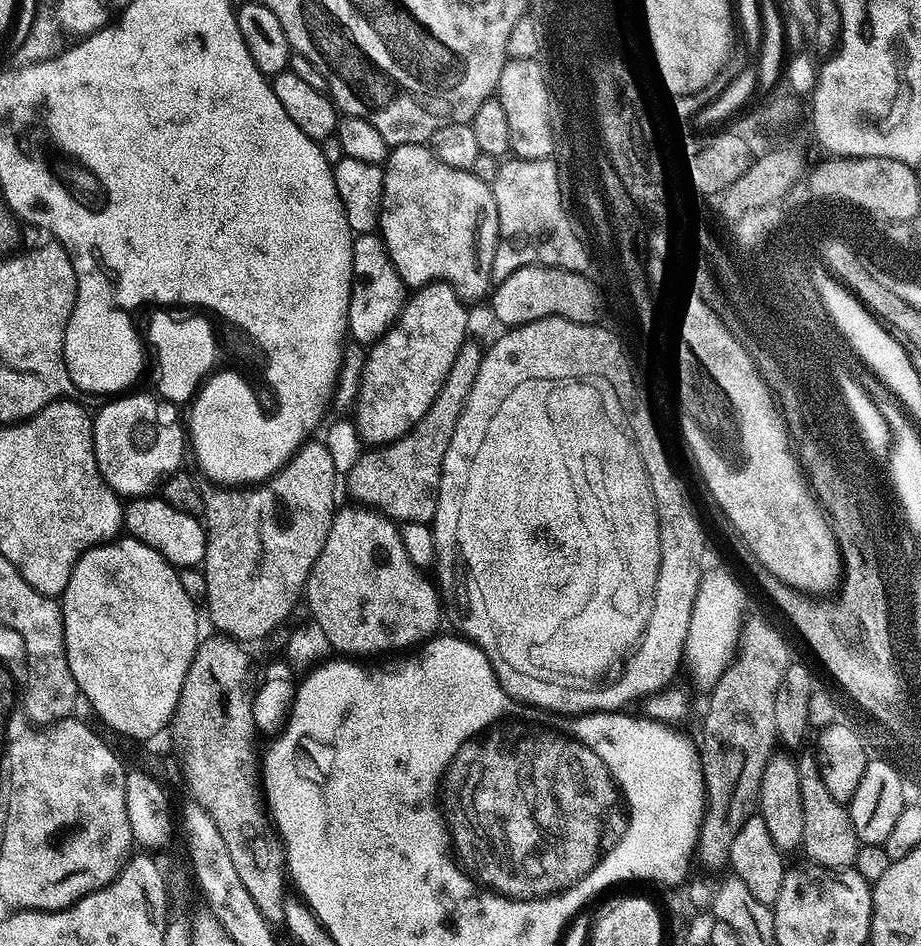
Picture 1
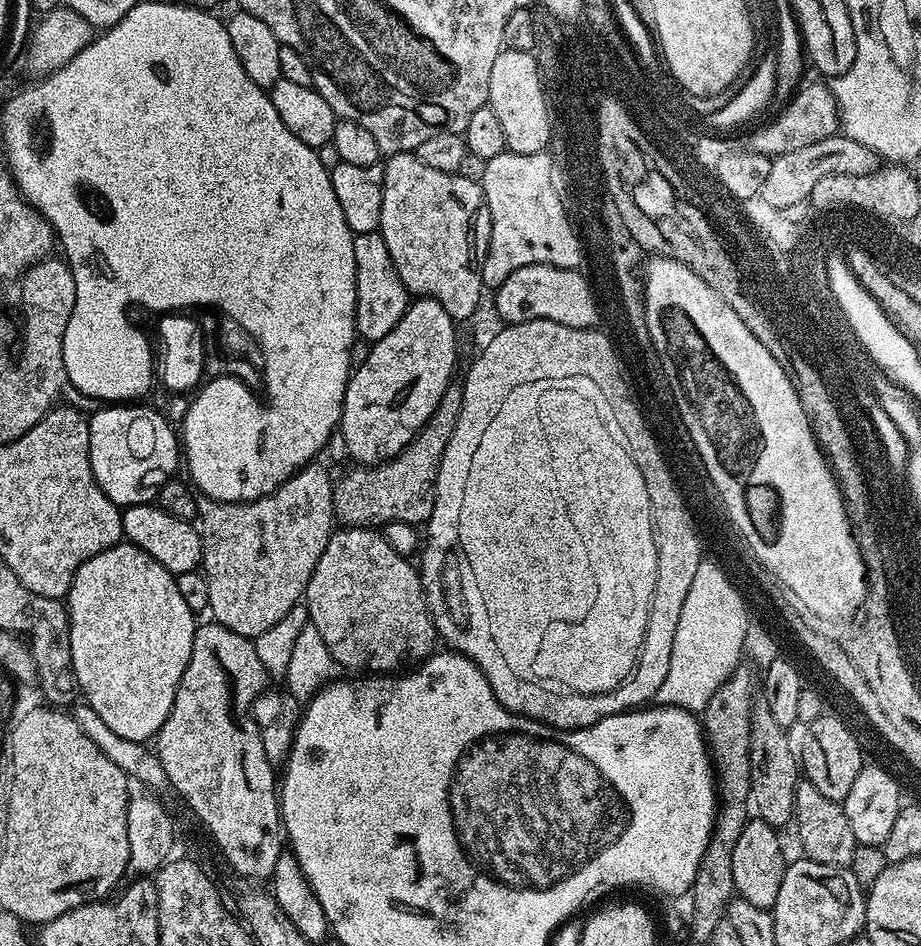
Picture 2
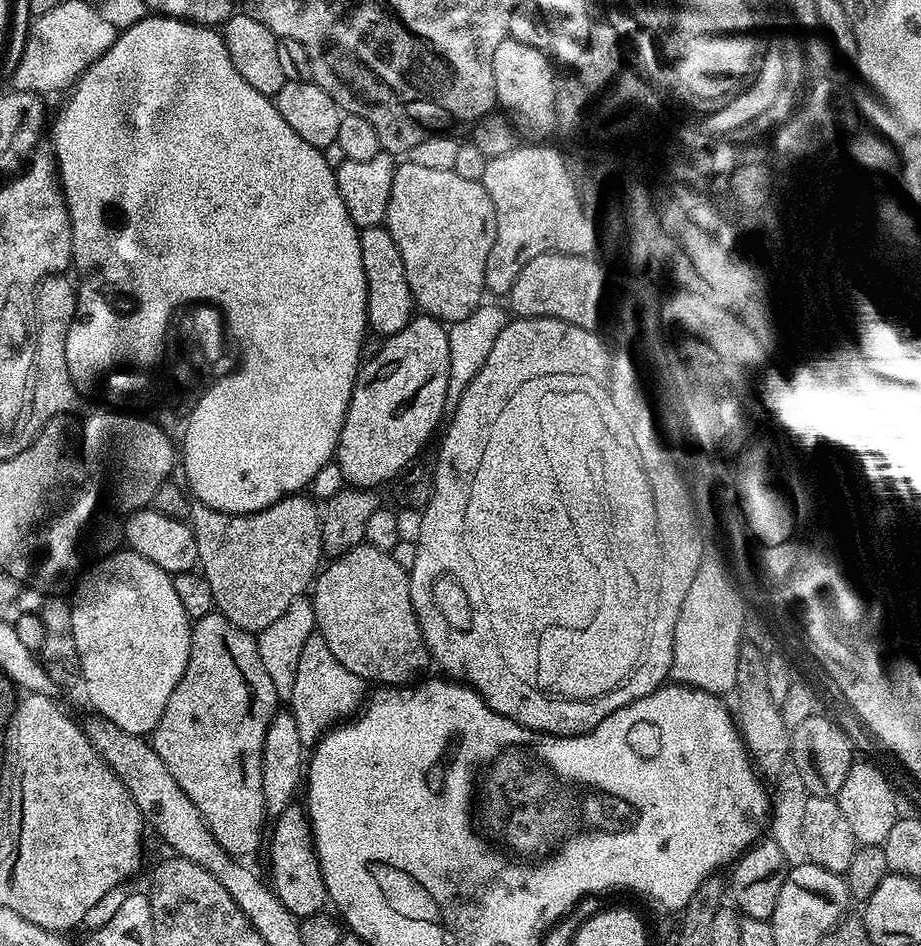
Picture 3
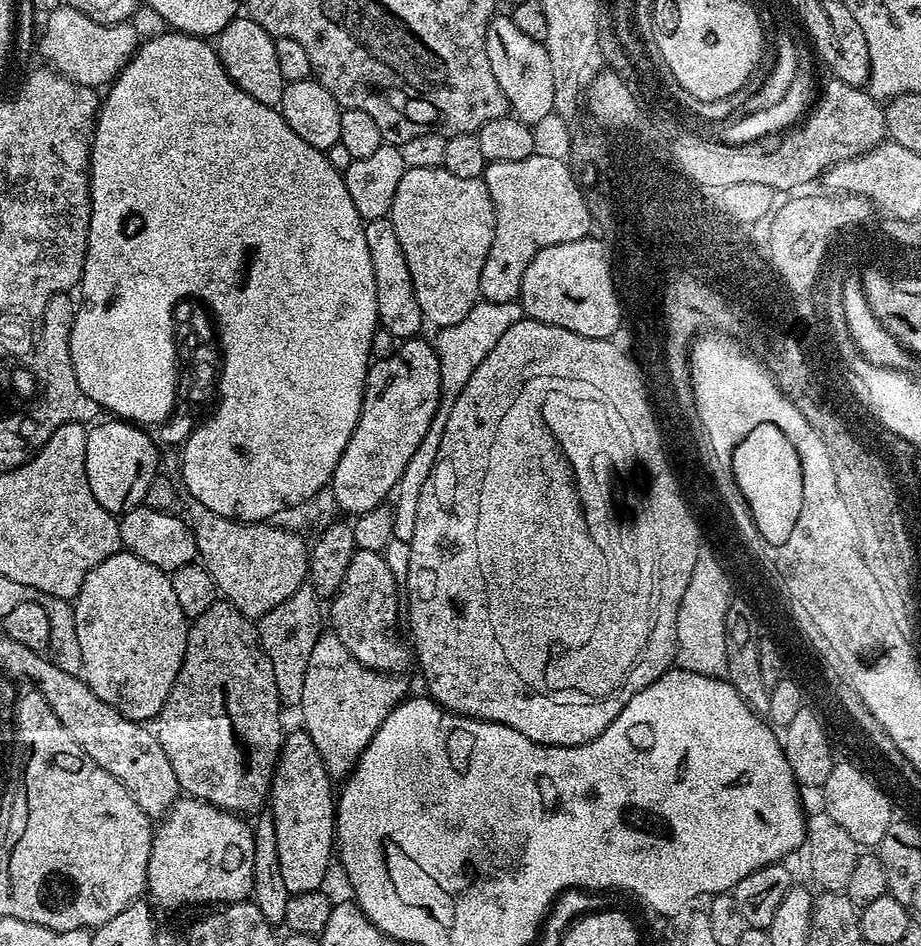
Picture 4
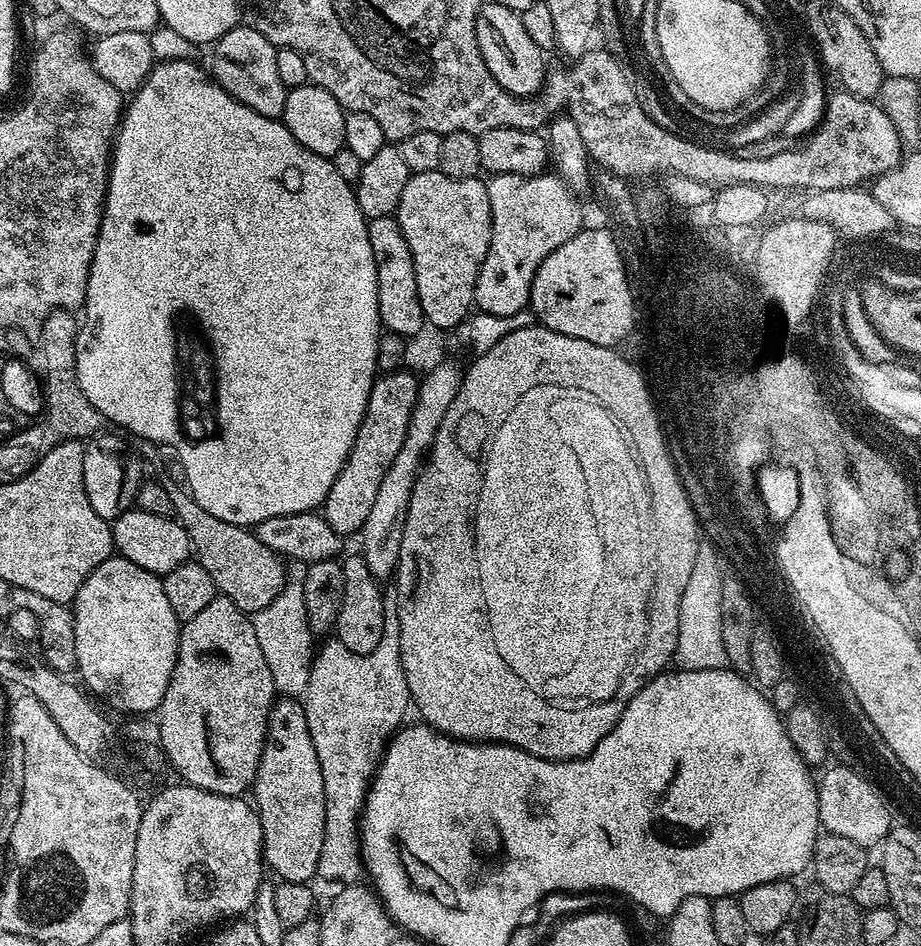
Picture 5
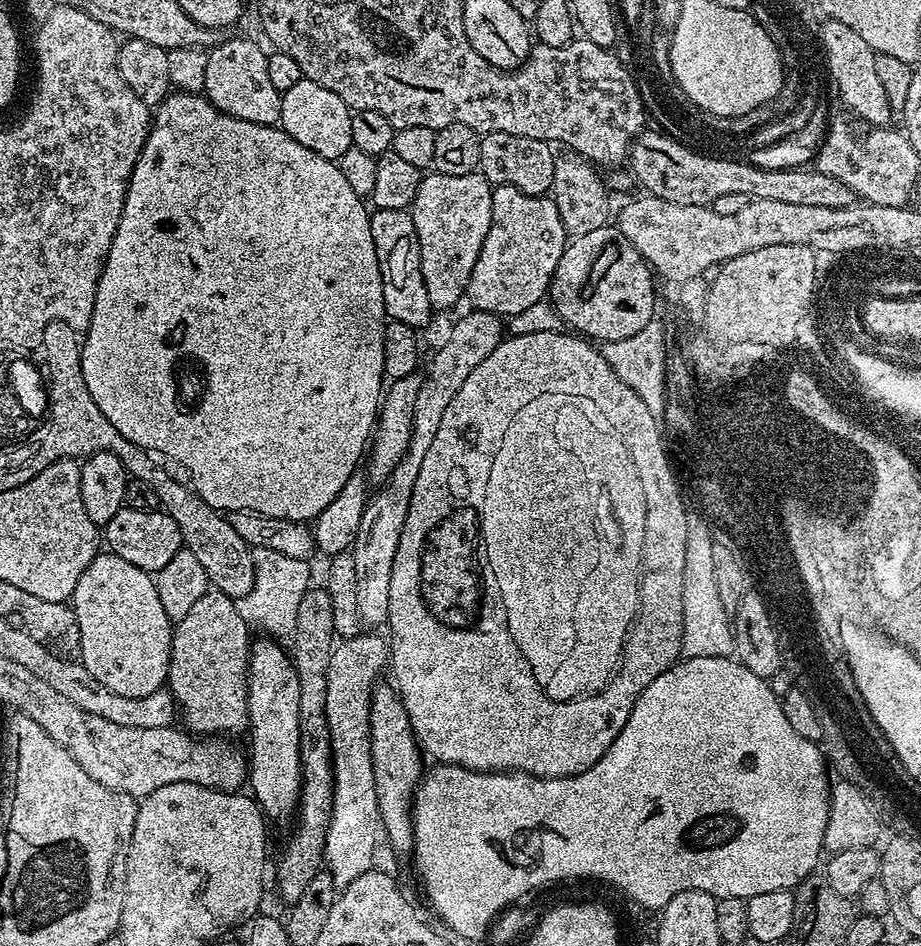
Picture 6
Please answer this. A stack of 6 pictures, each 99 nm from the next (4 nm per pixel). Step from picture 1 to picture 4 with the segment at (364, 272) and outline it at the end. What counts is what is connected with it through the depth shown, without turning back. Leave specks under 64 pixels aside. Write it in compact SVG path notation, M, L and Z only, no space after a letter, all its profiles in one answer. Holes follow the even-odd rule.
M391 219L369 220L364 225L366 246L370 250L370 262L374 266L374 290L378 298L378 324L389 331L397 341L411 340L417 335L420 324L425 323L418 298L414 298L414 282L410 278L410 266L406 266L406 254L394 234Z

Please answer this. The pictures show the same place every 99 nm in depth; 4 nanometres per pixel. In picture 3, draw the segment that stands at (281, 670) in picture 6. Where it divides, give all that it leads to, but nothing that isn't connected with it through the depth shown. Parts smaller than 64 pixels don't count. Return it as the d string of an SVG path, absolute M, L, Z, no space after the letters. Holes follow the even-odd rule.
M296 802L289 804L281 816L275 817L276 829L273 832L271 829L270 832L270 844L272 840L272 880L270 879L270 887L286 910L290 910L297 918L303 918L312 916L315 912L325 911L329 898L322 878L320 863L316 857L316 847L312 841L312 823L308 820L307 811L301 805L299 808L298 804Z

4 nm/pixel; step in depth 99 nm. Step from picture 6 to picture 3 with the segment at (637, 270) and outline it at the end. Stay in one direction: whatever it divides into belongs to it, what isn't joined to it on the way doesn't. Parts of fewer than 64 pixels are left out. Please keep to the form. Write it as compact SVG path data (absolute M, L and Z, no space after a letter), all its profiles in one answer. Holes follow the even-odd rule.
M547 252L531 260L518 274L510 293L511 311L520 318L553 316L584 329L596 320L596 296L600 296L600 276L596 276L593 264L561 252Z

